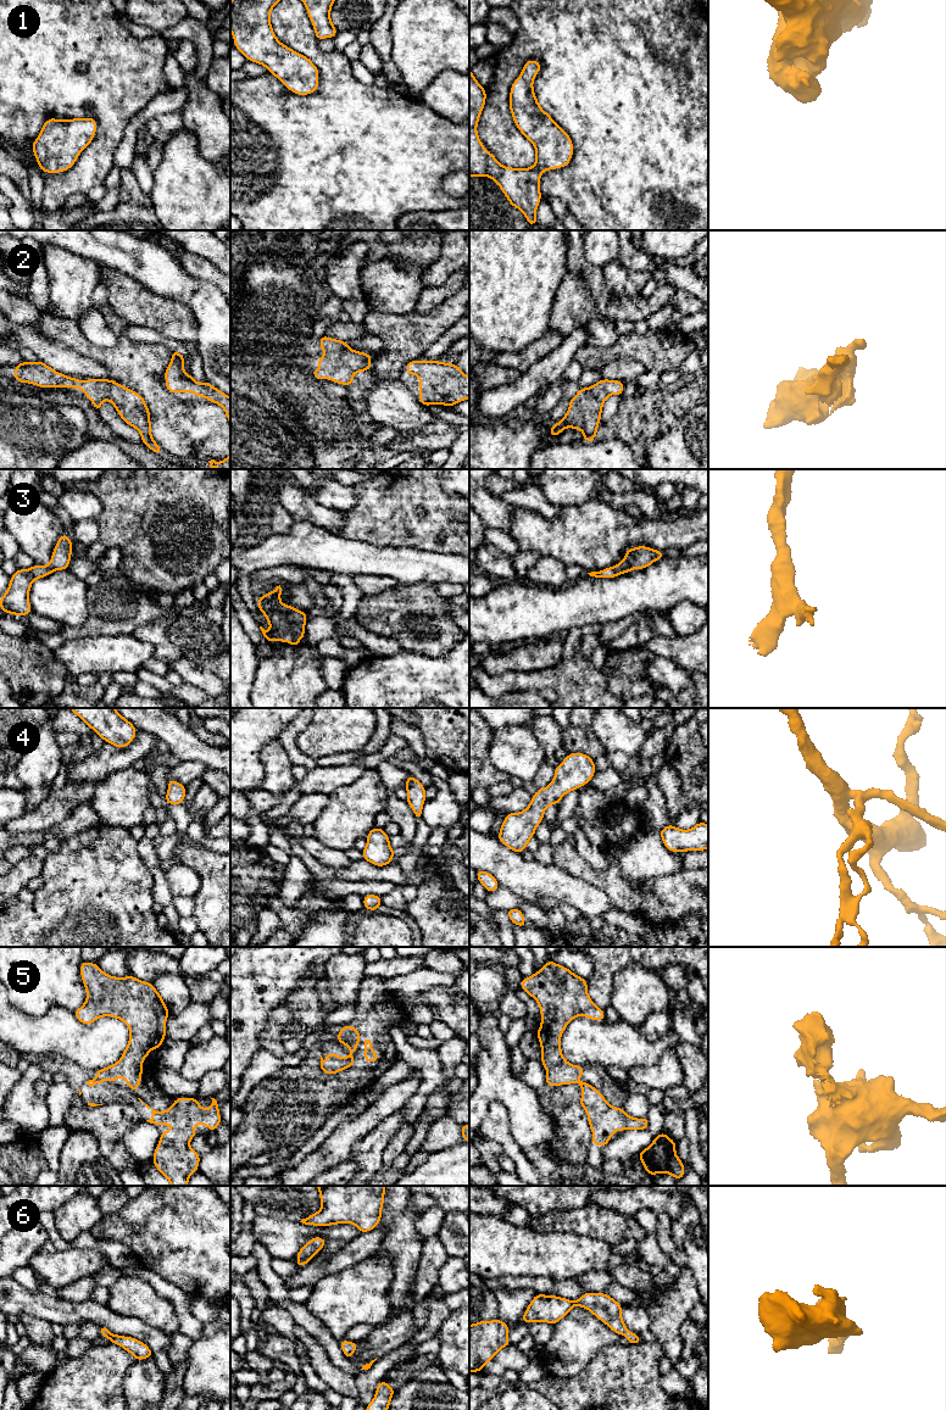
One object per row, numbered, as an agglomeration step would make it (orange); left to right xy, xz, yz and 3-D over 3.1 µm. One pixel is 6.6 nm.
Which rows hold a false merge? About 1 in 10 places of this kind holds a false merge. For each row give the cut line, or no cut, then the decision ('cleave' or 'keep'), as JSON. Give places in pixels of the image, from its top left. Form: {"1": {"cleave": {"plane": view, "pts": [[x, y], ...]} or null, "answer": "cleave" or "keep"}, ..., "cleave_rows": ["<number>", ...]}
{"1": {"cleave": null, "answer": "keep"}, "2": {"cleave": null, "answer": "keep"}, "3": {"cleave": null, "answer": "keep"}, "4": {"cleave": null, "answer": "keep"}, "5": {"cleave": {"plane": "xy", "pts": [[95, 1079], [103, 1080]]}, "answer": "cleave"}, "6": {"cleave": null, "answer": "keep"}, "cleave_rows": ["5"]}

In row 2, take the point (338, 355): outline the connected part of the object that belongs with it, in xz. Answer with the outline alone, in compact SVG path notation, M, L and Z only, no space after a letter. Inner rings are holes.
M325 335L318 338L324 357L317 358L321 369L313 369L312 377L329 379L341 385L352 385L354 374L371 370L373 355L351 350L347 341L330 339Z

